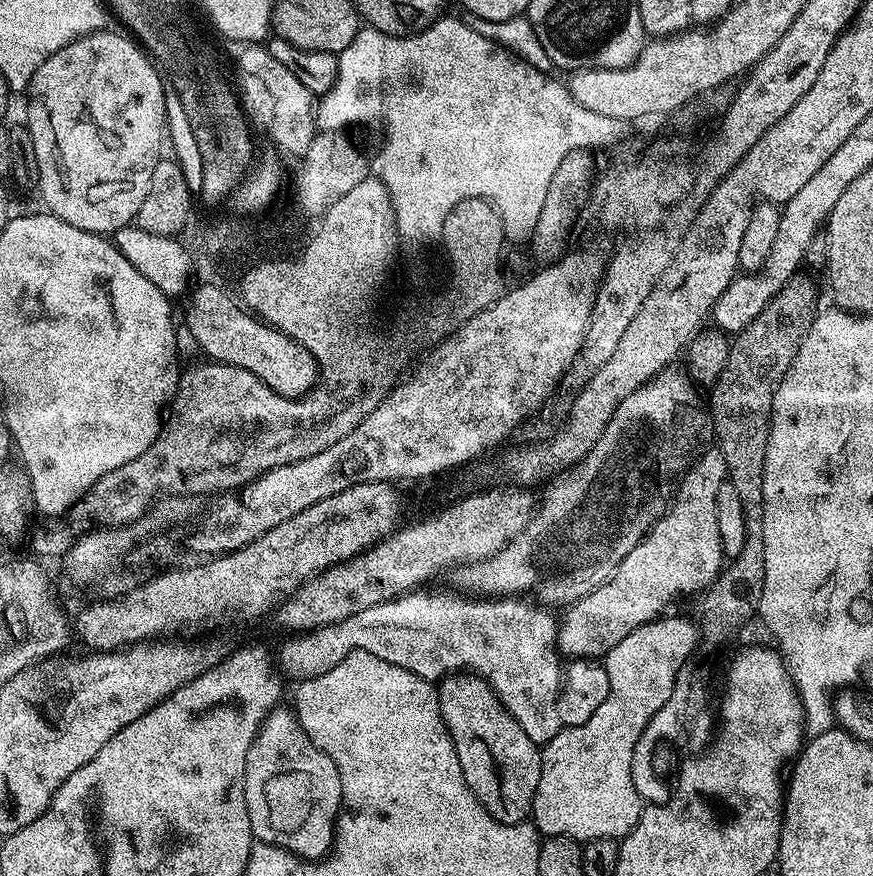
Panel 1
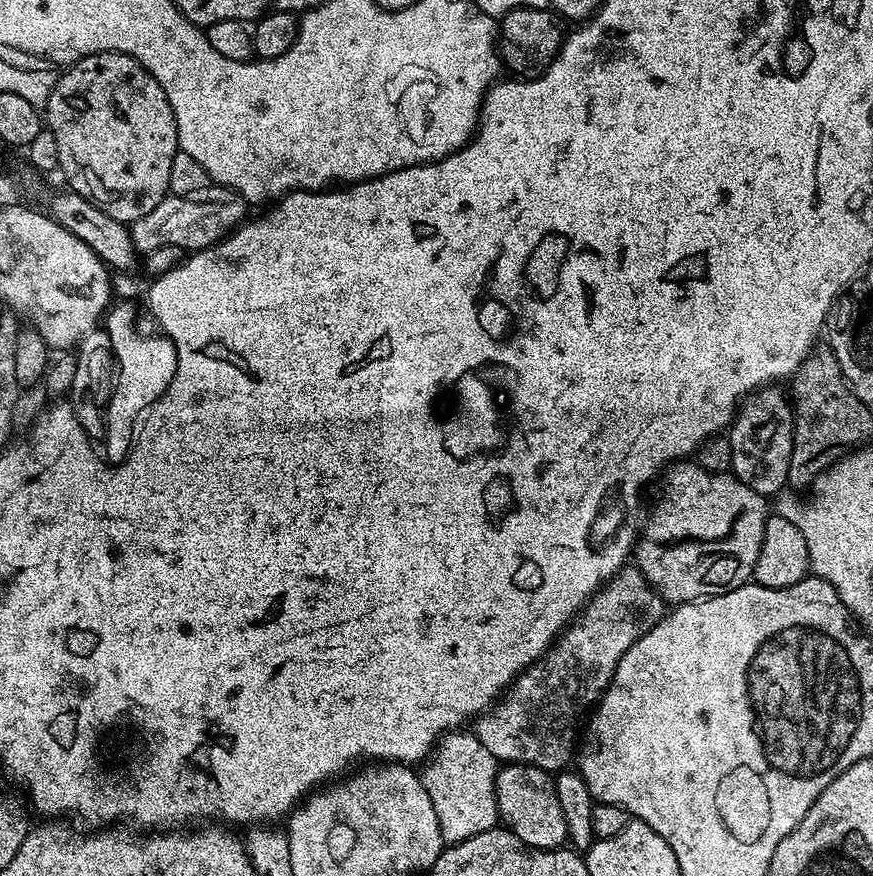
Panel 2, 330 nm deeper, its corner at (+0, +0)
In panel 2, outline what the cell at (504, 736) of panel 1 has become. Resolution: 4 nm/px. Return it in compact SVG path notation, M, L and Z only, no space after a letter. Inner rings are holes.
M505 763L496 773L496 805L503 827L530 848L559 848L568 840L553 777L533 764Z

